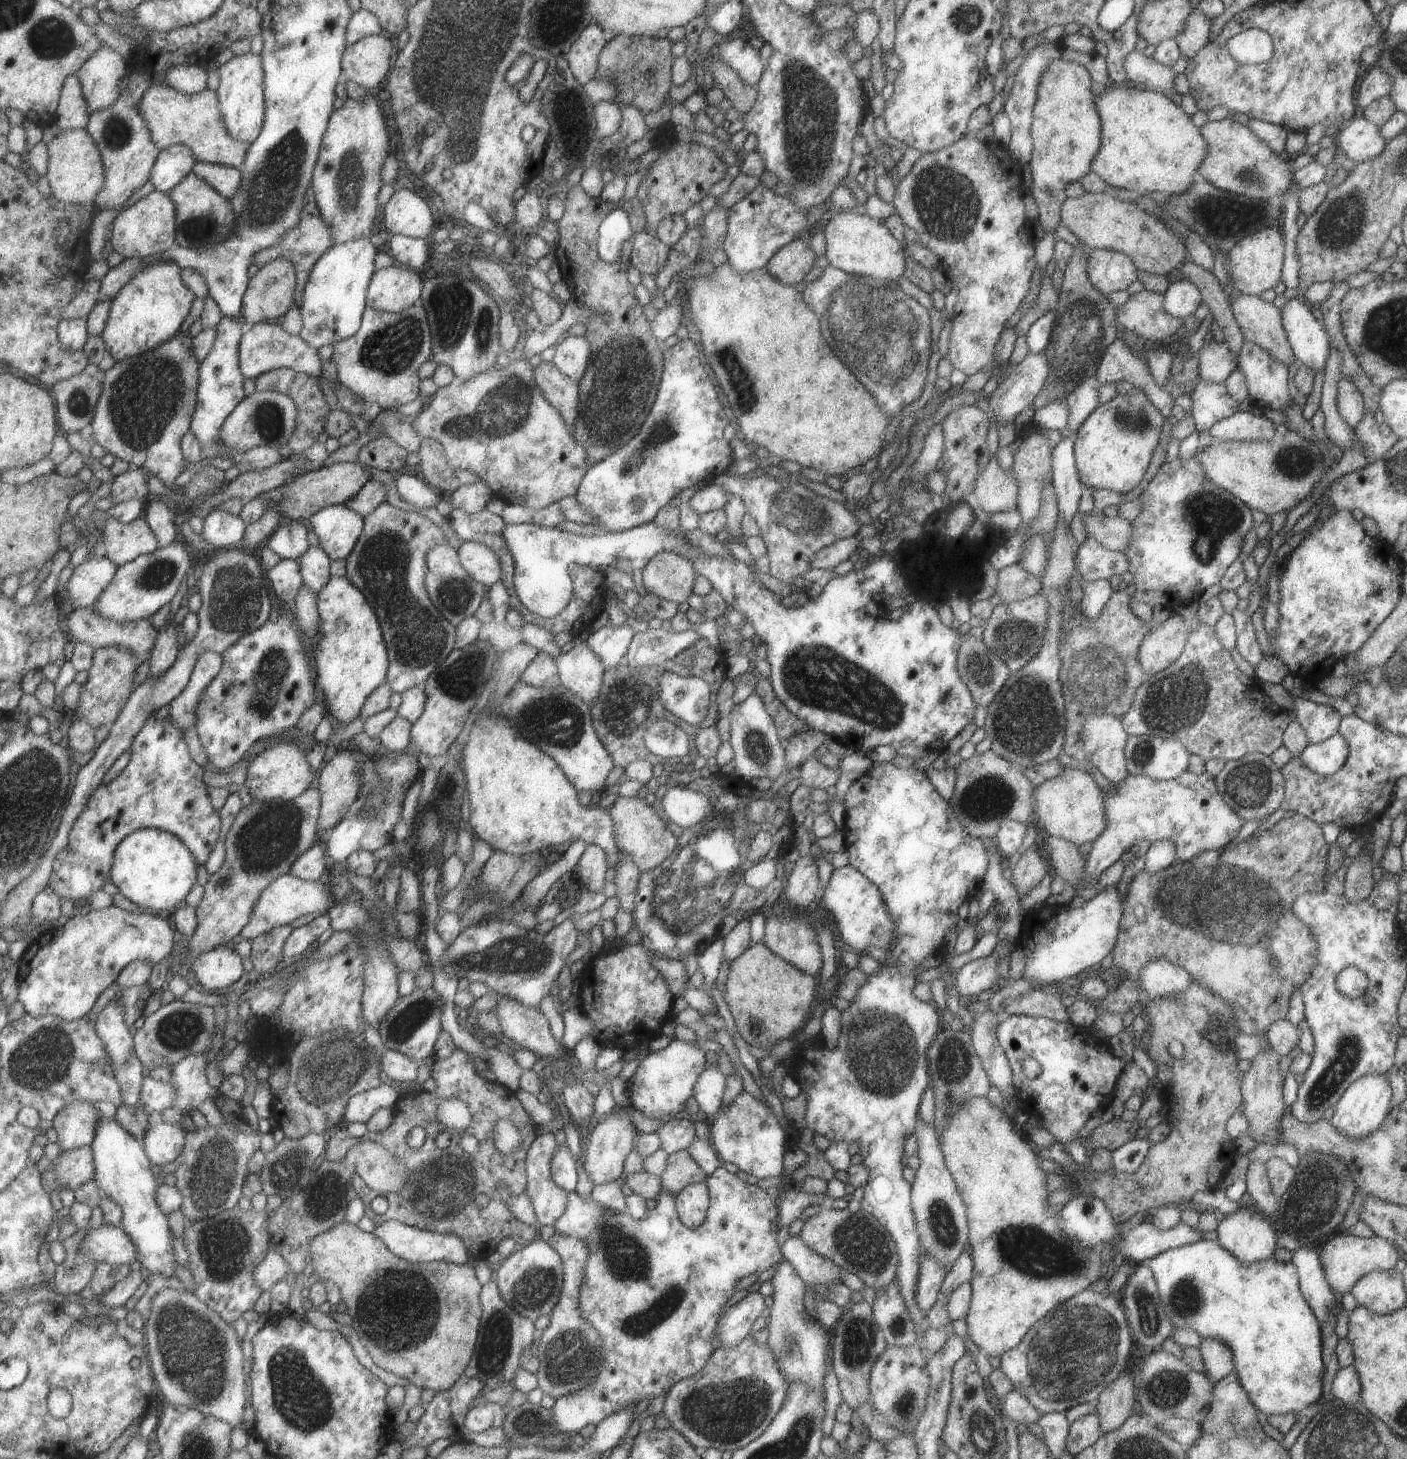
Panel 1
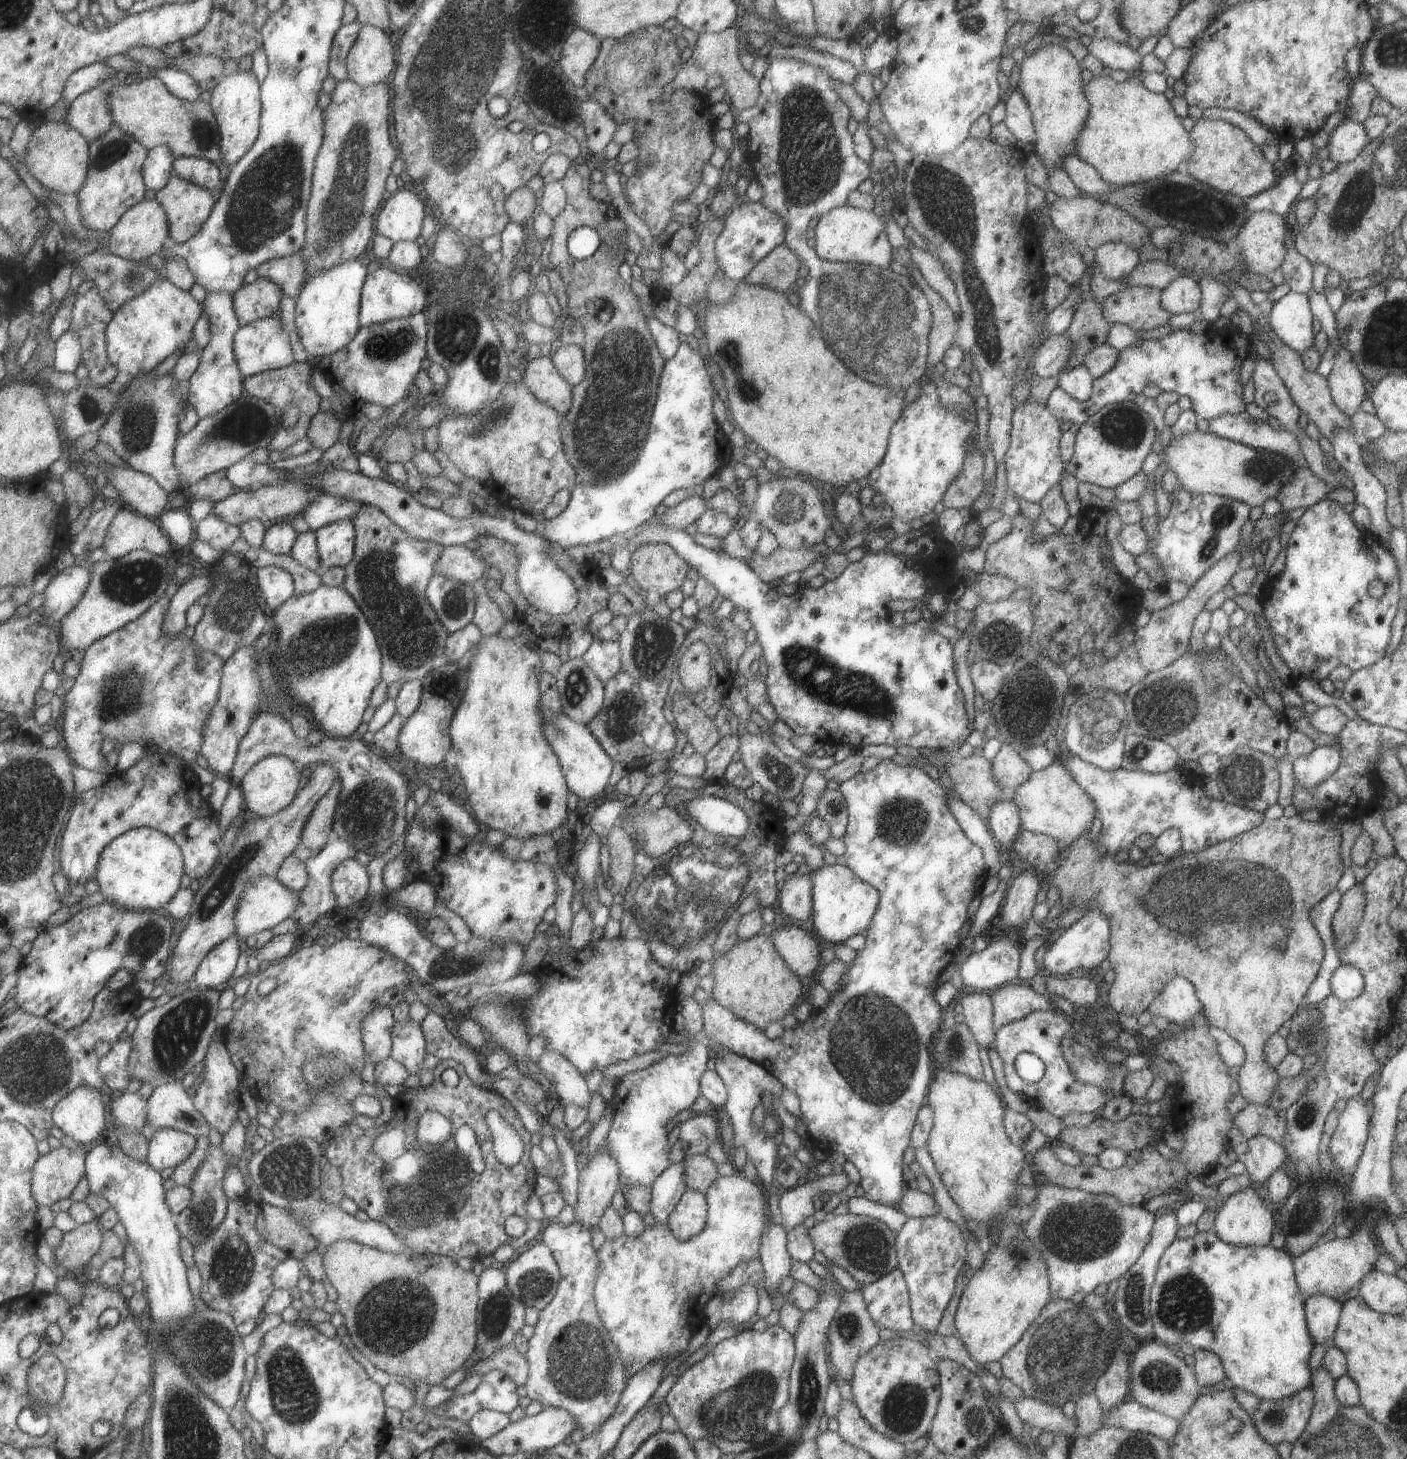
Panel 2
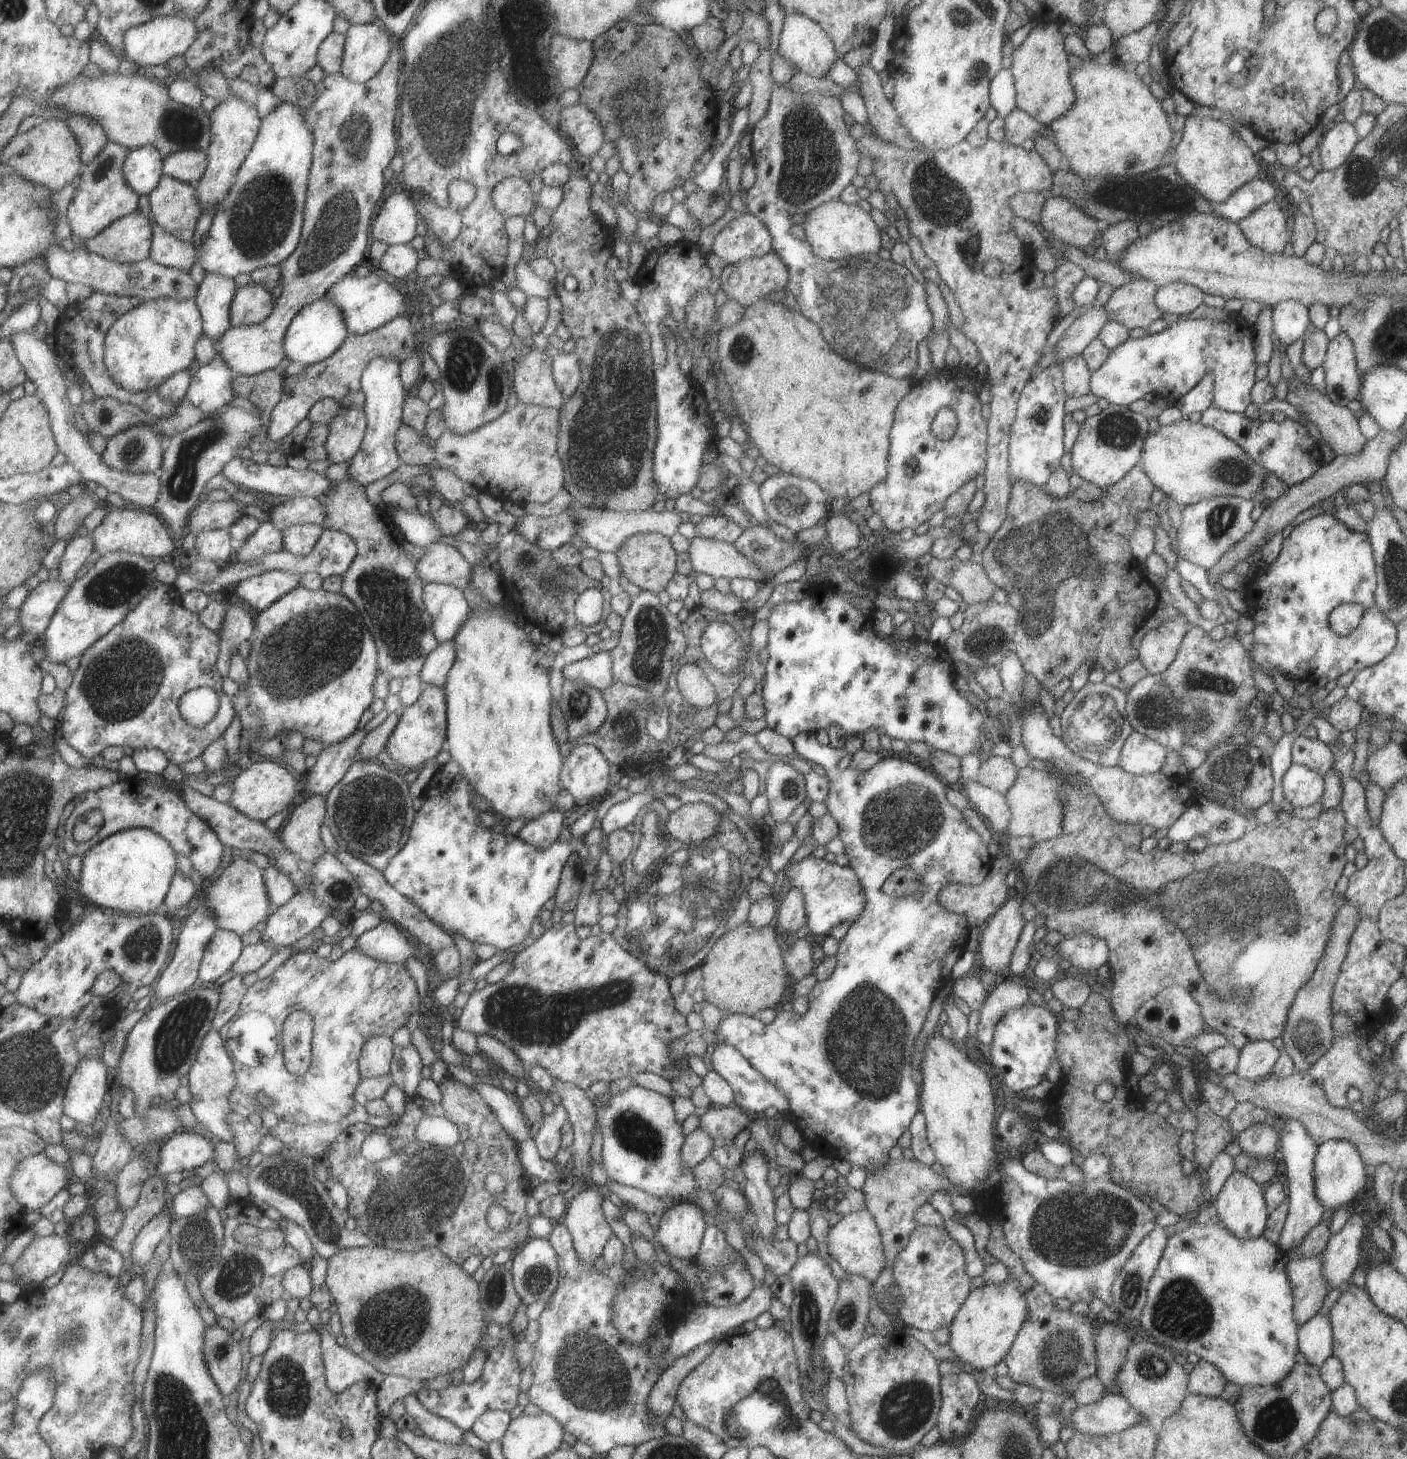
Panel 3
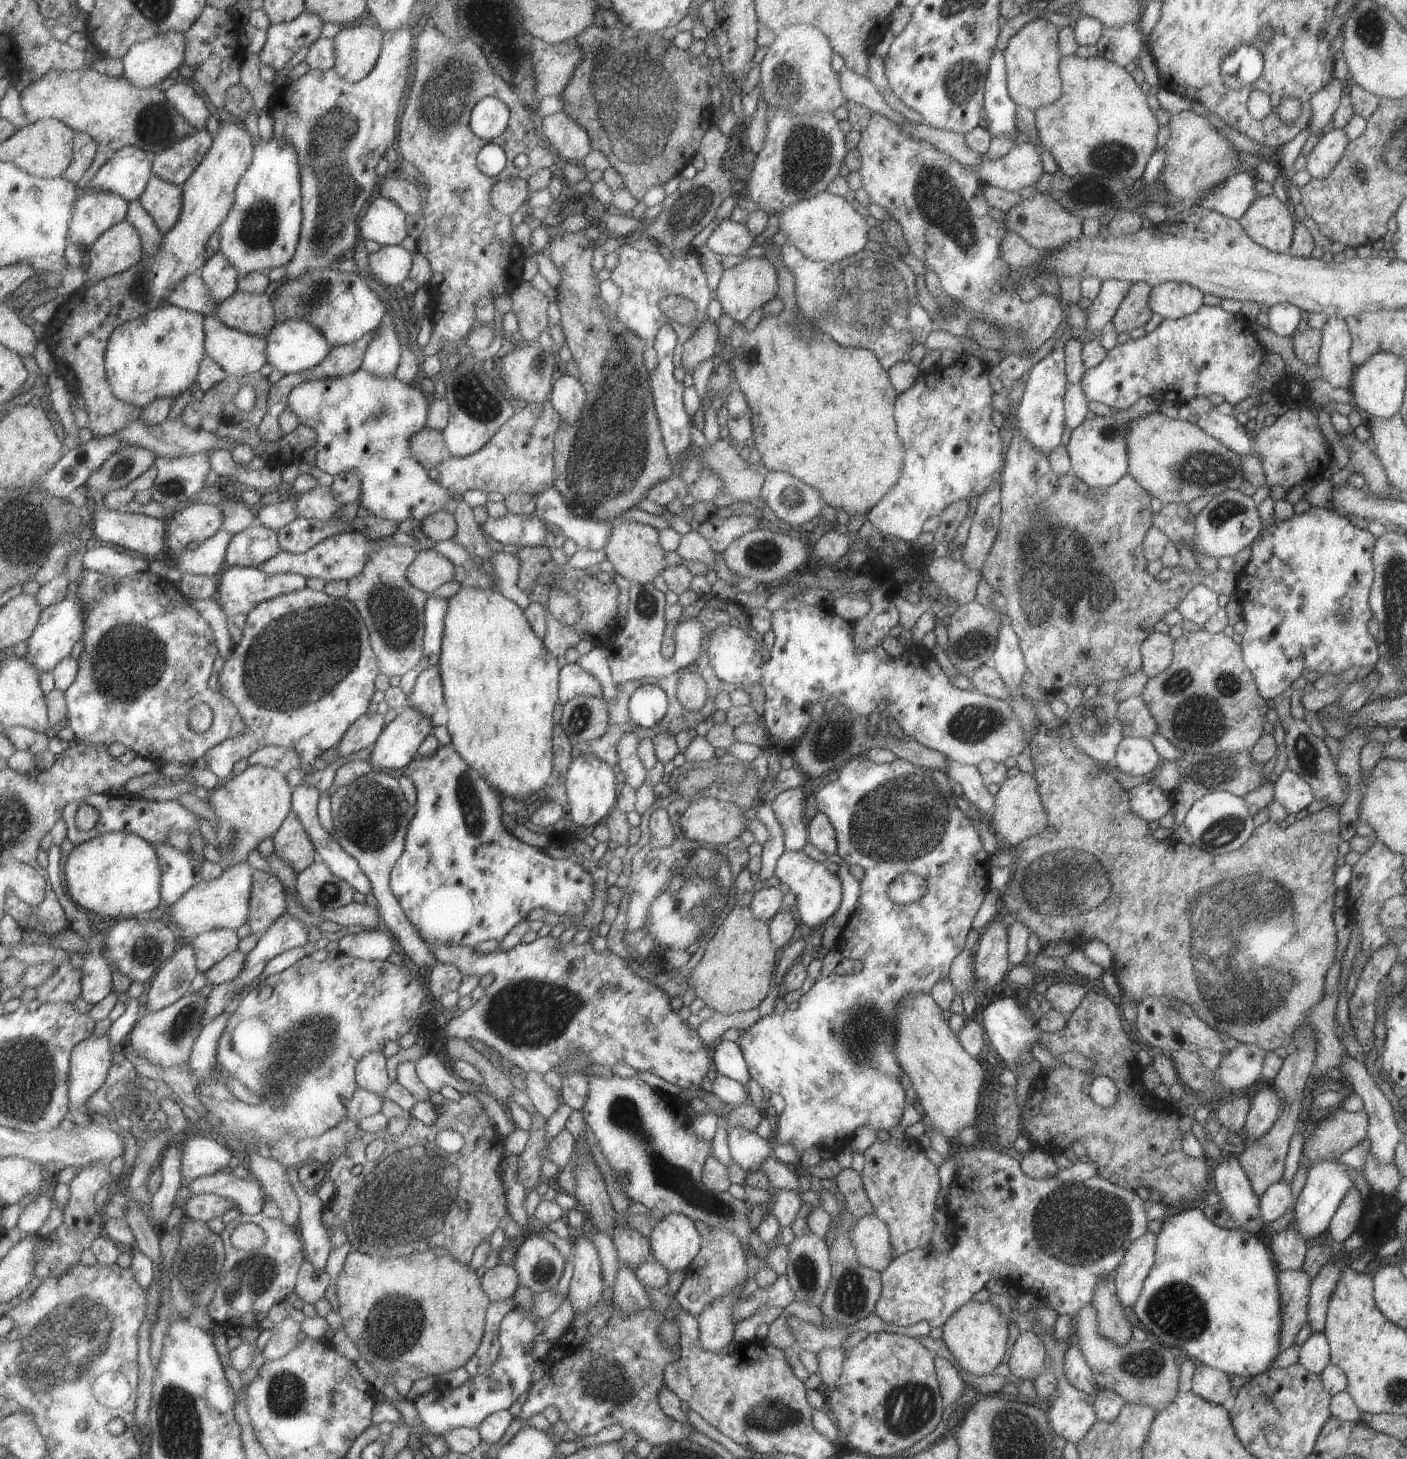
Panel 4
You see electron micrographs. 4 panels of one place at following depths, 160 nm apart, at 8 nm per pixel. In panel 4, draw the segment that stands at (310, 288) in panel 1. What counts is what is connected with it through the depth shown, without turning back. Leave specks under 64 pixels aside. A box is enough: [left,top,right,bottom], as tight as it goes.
[267,320,331,375]

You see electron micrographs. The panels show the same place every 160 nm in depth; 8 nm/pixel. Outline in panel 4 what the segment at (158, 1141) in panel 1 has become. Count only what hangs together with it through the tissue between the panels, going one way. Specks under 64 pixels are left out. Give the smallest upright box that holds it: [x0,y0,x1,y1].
[181,1135,237,1183]

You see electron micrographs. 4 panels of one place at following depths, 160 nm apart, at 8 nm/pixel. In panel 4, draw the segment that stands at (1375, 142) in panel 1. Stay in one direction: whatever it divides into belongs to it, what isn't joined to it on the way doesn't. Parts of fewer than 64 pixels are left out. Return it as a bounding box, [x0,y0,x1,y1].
[1305,128,1349,179]

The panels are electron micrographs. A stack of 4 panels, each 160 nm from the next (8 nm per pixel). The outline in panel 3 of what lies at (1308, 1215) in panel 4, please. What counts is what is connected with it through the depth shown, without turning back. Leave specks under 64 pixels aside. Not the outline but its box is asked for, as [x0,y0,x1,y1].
[1313,1139,1367,1211]

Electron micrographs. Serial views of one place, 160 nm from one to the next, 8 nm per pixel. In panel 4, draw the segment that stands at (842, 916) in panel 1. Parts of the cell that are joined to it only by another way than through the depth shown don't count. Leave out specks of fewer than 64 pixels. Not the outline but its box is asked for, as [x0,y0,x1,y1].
[774,850,841,929]

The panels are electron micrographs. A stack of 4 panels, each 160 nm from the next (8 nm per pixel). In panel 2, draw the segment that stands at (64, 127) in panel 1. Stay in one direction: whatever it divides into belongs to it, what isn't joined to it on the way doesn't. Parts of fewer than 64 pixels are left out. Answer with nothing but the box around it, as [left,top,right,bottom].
[63,64,119,112]

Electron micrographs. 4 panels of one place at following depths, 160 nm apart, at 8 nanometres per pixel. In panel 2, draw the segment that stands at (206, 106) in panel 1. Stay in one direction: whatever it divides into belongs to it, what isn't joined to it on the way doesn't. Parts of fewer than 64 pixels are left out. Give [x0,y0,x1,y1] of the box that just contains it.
[109,76,233,176]

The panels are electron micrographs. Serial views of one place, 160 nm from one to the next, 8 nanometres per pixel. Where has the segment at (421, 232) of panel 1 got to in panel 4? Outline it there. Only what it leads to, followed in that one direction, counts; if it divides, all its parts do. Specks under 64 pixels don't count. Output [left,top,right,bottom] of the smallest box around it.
[360,197,408,247]

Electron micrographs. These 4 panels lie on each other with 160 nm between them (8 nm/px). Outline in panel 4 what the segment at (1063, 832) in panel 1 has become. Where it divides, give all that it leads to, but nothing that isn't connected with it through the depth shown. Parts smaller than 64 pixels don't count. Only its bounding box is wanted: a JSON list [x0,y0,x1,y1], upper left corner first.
[988,772,1047,848]

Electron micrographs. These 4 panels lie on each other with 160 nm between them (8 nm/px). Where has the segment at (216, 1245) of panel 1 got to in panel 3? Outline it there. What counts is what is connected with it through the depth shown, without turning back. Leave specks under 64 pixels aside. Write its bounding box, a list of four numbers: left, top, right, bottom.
[198,1198,304,1330]

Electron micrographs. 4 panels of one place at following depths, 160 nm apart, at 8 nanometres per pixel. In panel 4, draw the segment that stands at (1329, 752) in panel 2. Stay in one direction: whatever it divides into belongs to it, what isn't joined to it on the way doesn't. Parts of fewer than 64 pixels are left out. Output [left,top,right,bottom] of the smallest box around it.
[1273,768,1315,815]

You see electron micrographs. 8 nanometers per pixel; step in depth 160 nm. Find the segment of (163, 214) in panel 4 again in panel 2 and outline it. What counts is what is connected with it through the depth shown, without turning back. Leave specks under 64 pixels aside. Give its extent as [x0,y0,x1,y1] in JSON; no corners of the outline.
[156,176,218,243]

